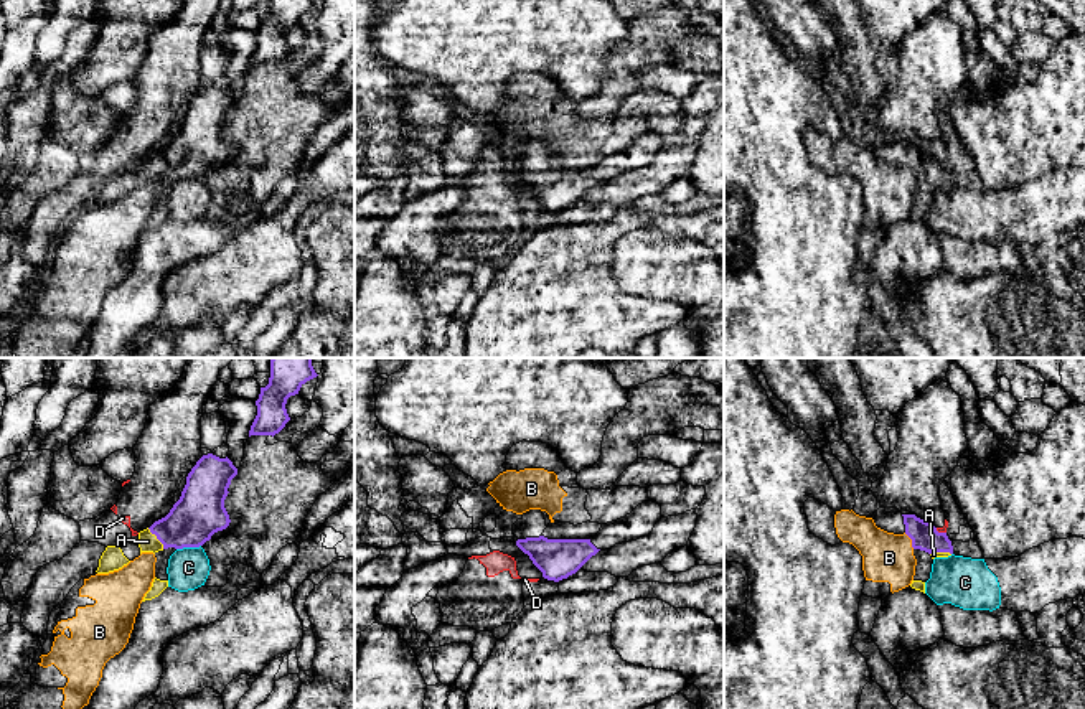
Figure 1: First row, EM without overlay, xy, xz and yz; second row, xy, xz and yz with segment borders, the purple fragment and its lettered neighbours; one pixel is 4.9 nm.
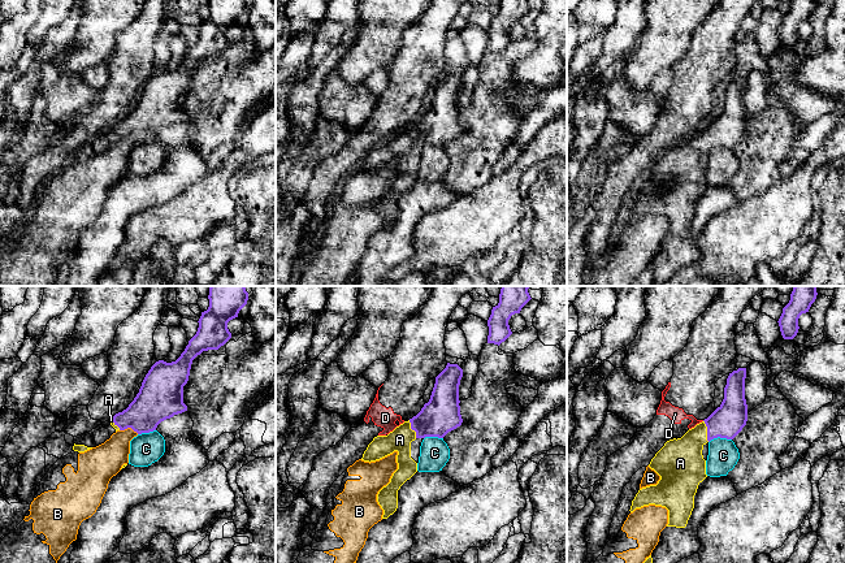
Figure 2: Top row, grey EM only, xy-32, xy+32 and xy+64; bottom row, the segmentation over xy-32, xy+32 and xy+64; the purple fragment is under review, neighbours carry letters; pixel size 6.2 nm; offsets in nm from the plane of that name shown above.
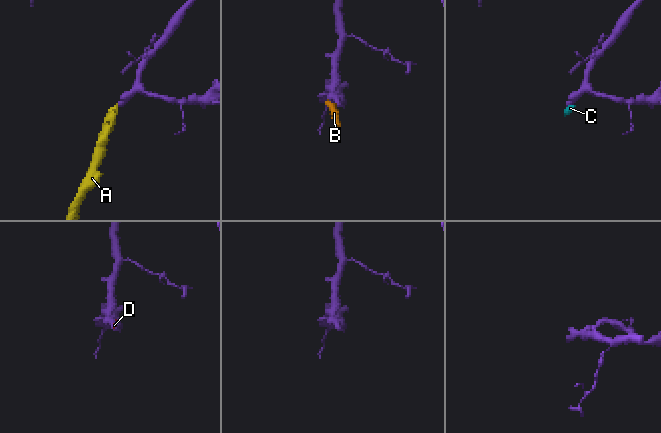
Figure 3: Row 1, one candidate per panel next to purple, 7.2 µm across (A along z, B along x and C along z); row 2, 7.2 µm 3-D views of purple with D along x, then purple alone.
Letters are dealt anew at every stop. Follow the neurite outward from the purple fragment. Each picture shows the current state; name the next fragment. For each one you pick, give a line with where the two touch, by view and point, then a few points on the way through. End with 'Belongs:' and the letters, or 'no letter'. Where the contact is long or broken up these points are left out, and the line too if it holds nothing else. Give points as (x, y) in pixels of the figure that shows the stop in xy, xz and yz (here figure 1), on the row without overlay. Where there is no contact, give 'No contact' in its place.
A: Touches purple at xy (157, 169). Path across: xy (200, 142), (185, 157), (157, 169), (147, 172)
Belongs: A

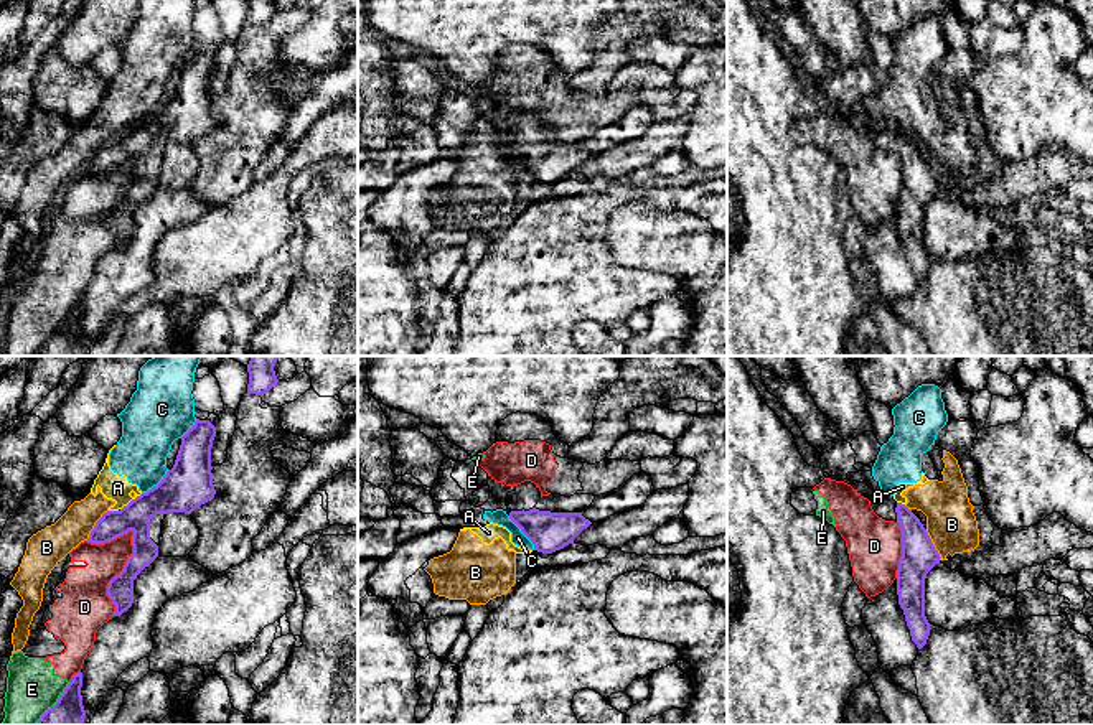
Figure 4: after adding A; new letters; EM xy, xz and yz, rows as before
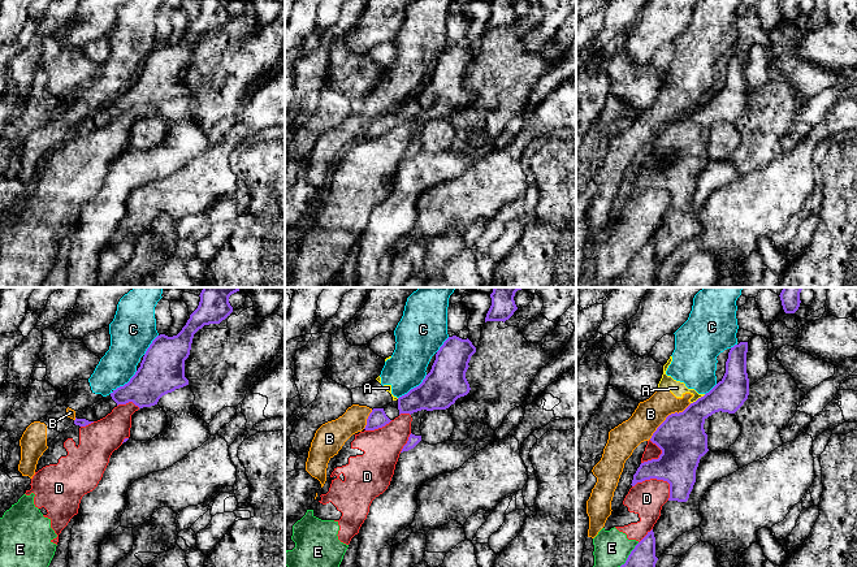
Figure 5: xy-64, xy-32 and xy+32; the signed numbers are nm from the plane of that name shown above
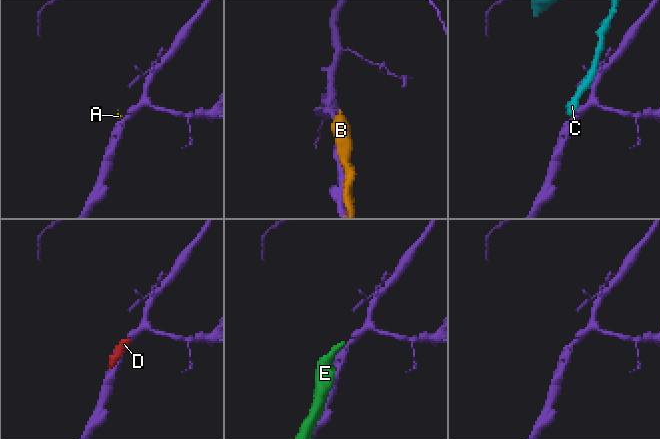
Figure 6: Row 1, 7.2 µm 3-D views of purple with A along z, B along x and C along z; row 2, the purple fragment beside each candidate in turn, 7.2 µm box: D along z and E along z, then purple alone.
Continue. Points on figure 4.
Belongs: no letter

